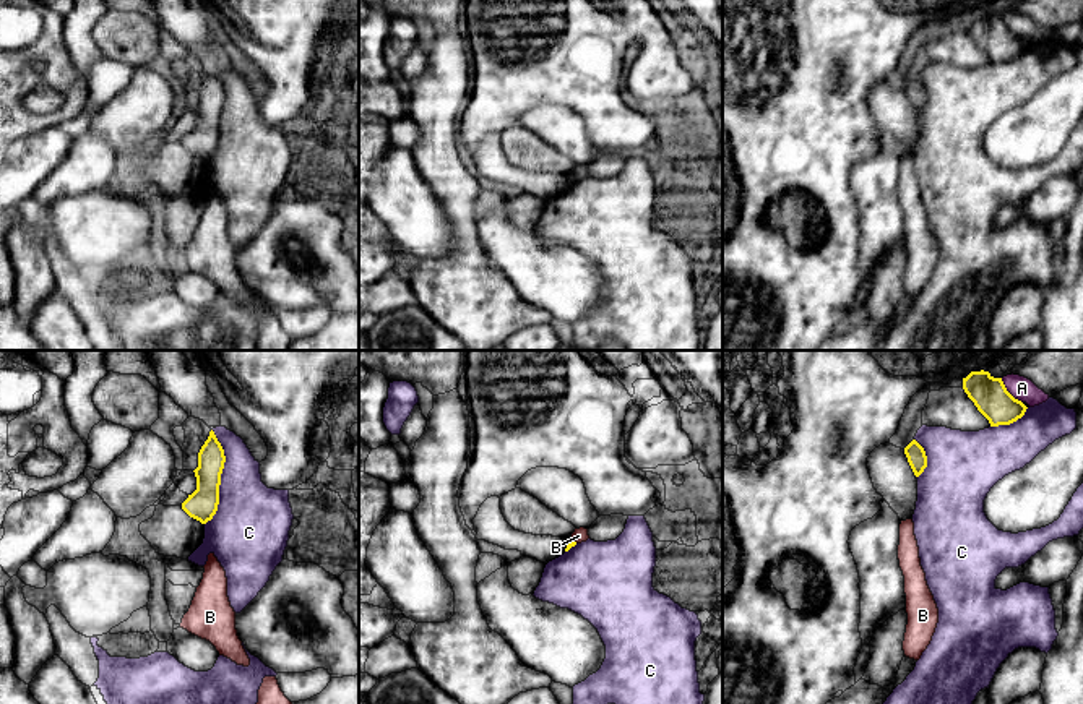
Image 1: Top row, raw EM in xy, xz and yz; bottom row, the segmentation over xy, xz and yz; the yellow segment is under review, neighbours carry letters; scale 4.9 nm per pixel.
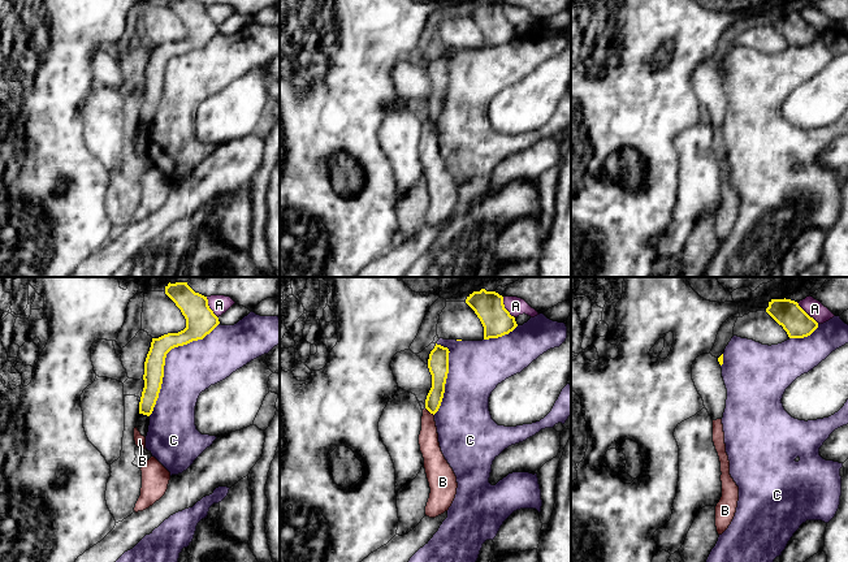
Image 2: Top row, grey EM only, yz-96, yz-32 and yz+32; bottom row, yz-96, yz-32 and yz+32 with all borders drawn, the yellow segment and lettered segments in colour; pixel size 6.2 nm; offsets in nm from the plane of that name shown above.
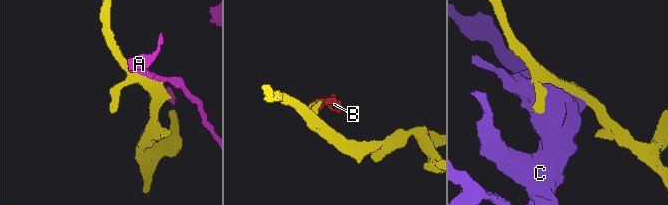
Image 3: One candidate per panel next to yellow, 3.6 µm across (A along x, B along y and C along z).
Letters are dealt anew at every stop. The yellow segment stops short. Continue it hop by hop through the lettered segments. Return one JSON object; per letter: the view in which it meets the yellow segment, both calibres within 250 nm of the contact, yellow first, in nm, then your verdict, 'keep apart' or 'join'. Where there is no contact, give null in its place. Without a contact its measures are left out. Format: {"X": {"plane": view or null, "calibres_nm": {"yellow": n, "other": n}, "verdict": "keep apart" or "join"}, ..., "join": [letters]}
{"A": {"plane": "yz", "calibres_nm": {"yellow": 180, "other": 120}, "verdict": "keep apart"}, "B": {"plane": "xz", "calibres_nm": {"yellow": 30, "other": 70}, "verdict": "keep apart"}, "C": {"plane": "xy", "calibres_nm": {"yellow": 160, "other": 340}, "verdict": "keep apart"}, "join": []}

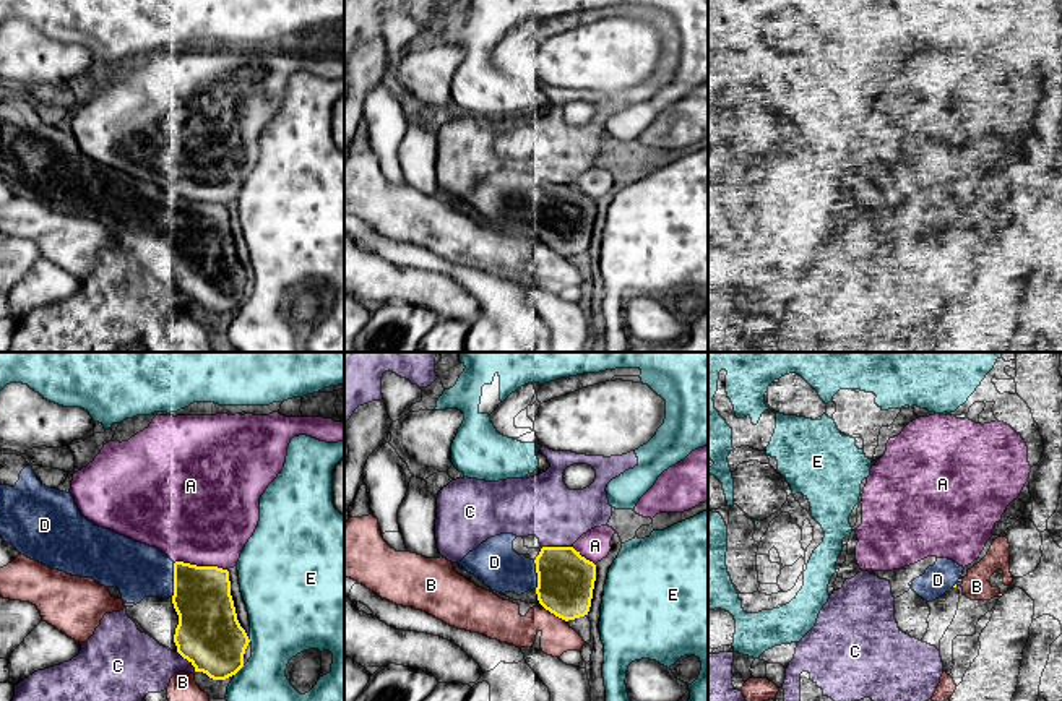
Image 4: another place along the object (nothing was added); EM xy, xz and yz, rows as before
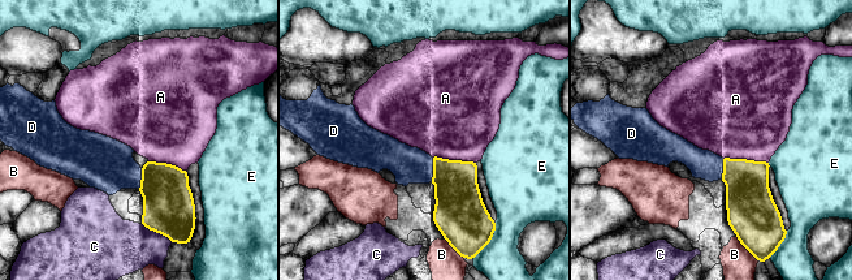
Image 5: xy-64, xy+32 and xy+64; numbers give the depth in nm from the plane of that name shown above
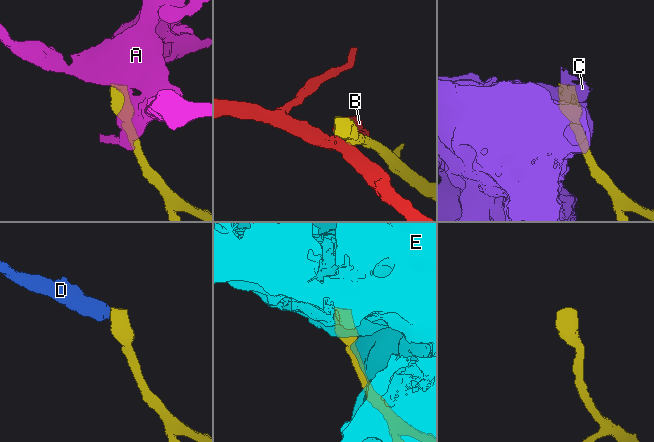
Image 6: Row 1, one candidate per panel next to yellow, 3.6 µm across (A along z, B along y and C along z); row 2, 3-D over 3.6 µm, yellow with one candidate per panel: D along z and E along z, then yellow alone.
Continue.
{"A": {"plane": "xy", "calibres_nm": {"yellow": 280, "other": 480}, "verdict": "keep apart"}, "B": {"plane": "xz", "calibres_nm": {"yellow": 280, "other": 170}, "verdict": "keep apart"}, "C": {"plane": "xz", "calibres_nm": {"yellow": 280, "other": 300}, "verdict": "keep apart"}, "D": {"plane": "xy", "calibres_nm": {"yellow": 280, "other": 280}, "verdict": "join"}, "E": {"plane": "xy", "calibres_nm": {"yellow": 320, "other": 260}, "verdict": "keep apart"}, "join": ["D"]}

